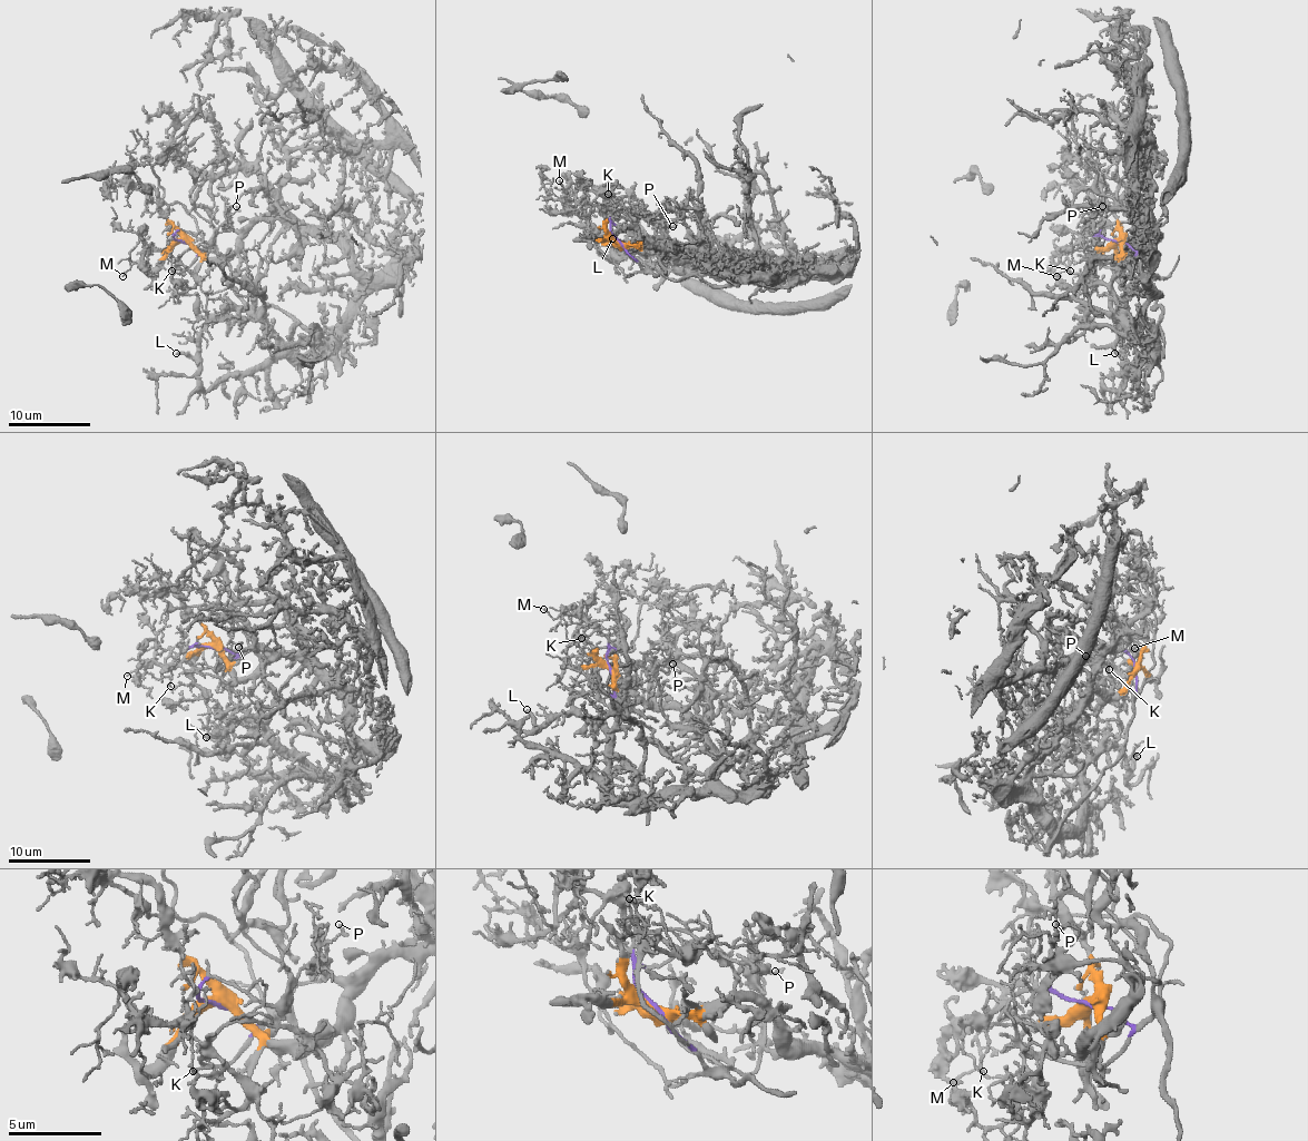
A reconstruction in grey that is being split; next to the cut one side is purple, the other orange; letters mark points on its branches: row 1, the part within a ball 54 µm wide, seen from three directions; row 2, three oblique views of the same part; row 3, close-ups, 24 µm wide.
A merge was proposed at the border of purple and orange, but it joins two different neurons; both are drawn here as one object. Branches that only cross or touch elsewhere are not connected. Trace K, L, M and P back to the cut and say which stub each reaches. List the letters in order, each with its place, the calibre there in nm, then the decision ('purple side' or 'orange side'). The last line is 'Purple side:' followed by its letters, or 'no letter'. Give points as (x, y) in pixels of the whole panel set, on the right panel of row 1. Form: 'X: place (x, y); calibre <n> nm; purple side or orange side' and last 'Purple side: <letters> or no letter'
K: place (1070, 271); calibre 150 nm; purple side
L: place (1114, 353); calibre 280 nm; orange side
M: place (1056, 276); calibre 130 nm; purple side
P: place (1102, 206); calibre 170 nm; purple side
Purple side: K, M, P

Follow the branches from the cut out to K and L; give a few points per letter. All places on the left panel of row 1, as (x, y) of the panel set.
K: (182, 243), (174, 236), (169, 248), (171, 271)
L: (182, 243), (225, 257), (285, 219), (317, 228), (359, 285), (317, 350), (291, 351), (237, 311), (176, 353)

